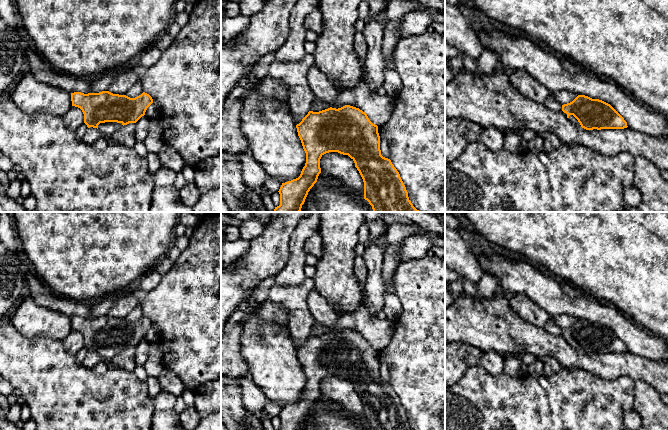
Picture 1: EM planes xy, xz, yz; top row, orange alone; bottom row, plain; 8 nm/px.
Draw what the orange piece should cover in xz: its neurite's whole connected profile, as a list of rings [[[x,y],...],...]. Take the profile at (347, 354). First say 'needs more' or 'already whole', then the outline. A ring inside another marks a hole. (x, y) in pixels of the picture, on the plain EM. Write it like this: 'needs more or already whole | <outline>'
already whole | [[[345,329],[319,336],[309,335],[296,349],[298,360],[306,377],[306,387],[298,402],[282,407],[279,430],[302,430],[310,413],[321,397],[320,383],[329,376],[348,379],[355,387],[364,406],[364,423],[371,430],[413,430],[399,396],[391,384],[381,379],[378,350],[359,332]]]

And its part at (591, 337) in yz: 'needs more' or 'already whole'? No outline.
needs more

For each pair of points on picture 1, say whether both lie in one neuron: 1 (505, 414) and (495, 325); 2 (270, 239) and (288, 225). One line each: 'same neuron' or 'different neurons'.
1: different neurons
2: same neuron

